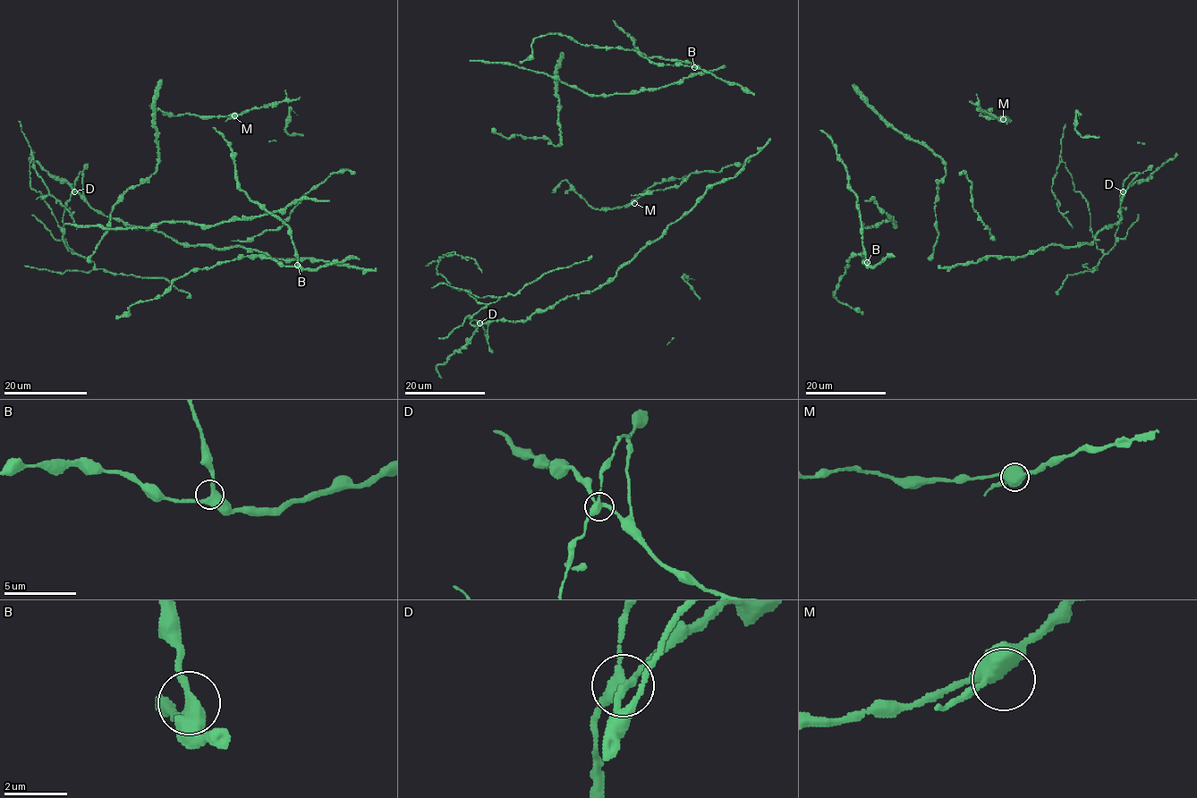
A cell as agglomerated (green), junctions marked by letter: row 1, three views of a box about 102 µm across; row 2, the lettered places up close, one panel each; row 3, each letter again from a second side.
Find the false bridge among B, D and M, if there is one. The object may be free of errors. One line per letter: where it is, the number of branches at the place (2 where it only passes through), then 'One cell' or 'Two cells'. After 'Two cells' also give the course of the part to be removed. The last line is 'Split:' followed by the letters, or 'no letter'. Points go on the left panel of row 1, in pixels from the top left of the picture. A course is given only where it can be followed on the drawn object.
B: Place: (297, 265). Branches: 3. One cell
D: Place: (74, 191). Branches: 4. Two cells. Course of the part to remove: (74, 191), (63, 240), (80, 255), (68, 250), (30, 187), (29, 163), (76, 229)
M: Place: (234, 115). Branches: 4. One cell
Split: D

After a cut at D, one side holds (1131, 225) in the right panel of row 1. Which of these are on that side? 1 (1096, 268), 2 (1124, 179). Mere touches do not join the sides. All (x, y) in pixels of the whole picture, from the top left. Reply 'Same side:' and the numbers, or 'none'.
Same side: 1, 2

